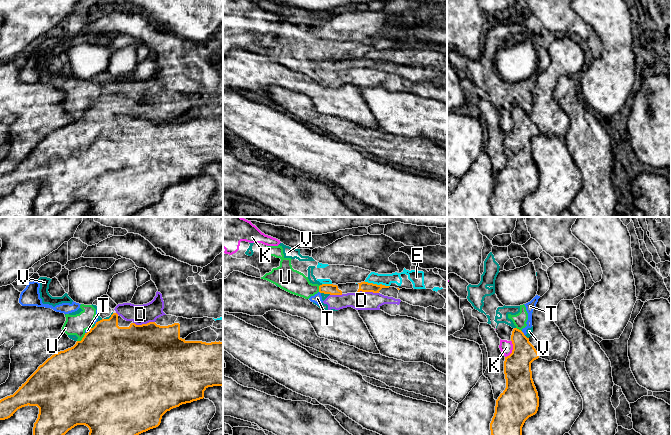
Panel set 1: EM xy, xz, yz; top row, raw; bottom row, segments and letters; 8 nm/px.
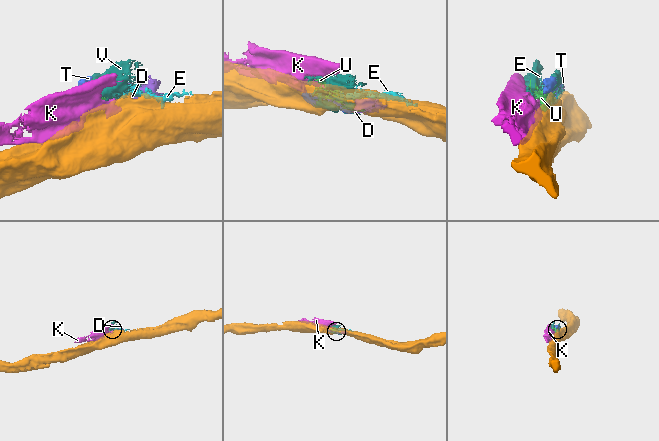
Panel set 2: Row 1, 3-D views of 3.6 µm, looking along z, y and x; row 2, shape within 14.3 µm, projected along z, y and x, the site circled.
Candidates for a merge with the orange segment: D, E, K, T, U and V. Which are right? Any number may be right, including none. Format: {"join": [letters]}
{"join": []}

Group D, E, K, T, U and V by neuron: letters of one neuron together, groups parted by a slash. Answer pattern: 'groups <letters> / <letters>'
groups D E K T U V

